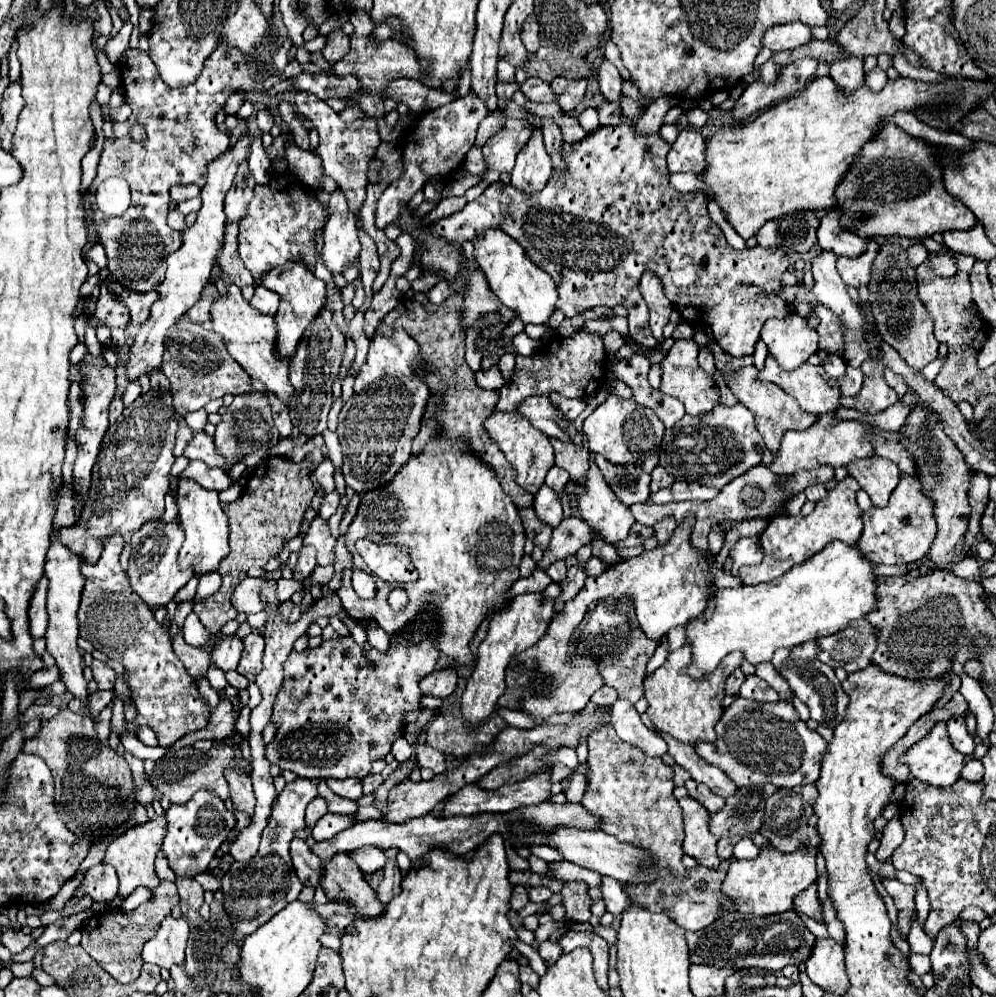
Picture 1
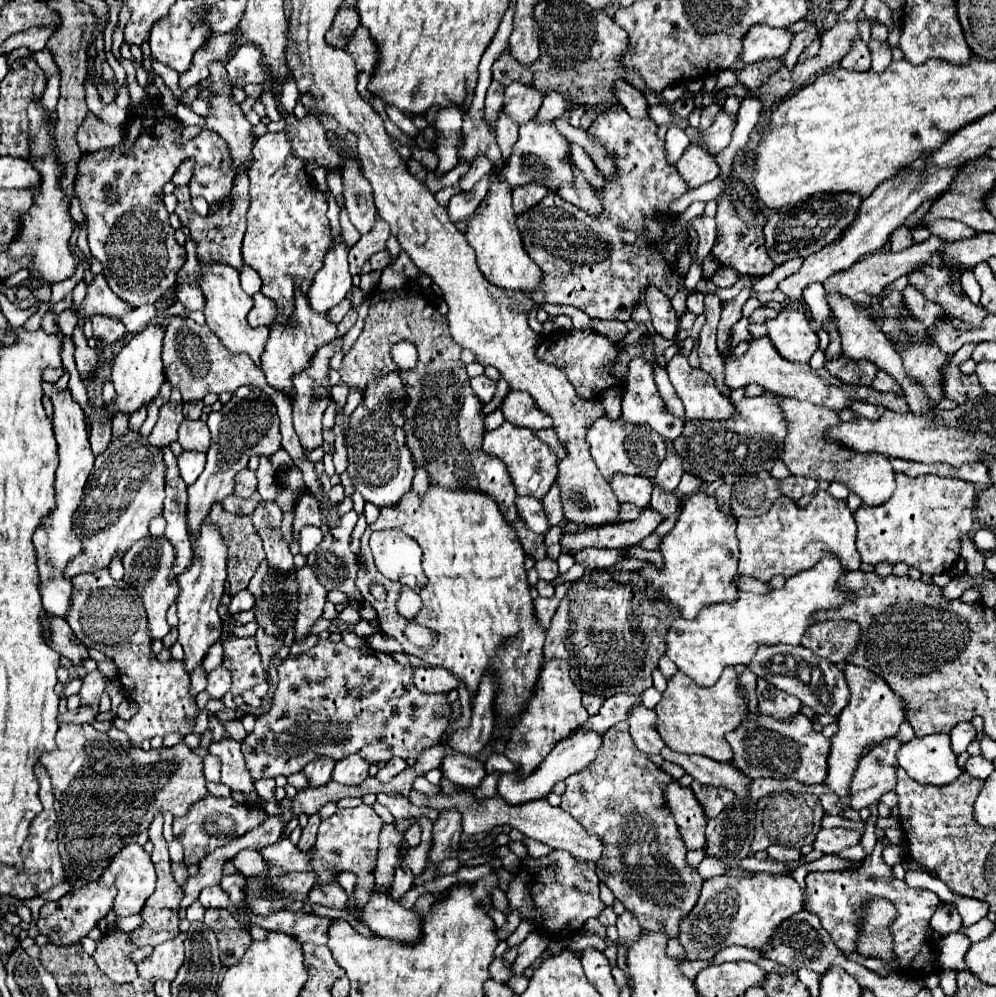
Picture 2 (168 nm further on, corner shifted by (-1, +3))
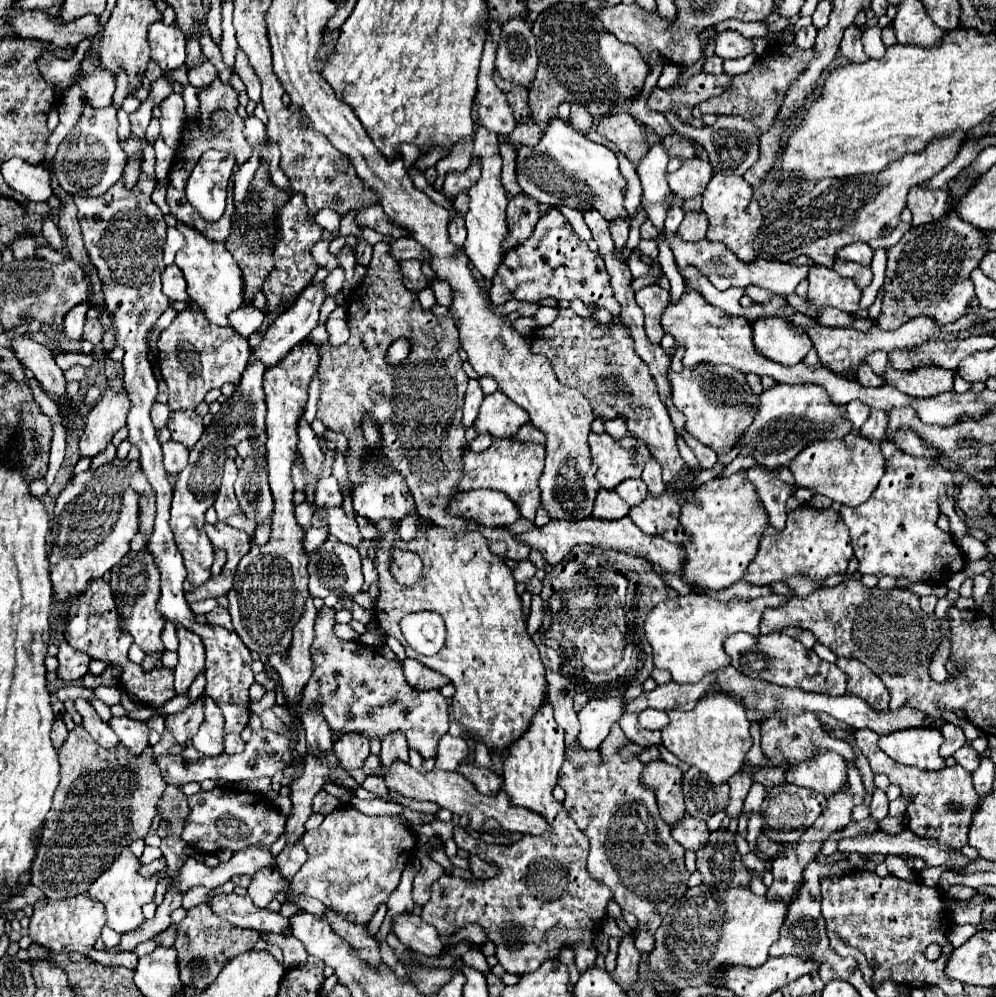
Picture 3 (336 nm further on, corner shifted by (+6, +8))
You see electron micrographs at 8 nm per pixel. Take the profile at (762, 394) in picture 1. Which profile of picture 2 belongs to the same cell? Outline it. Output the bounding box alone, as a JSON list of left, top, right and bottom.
[780,398,896,506]

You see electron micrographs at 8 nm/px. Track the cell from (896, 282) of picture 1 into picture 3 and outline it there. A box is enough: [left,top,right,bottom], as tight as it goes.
[885,363,953,397]

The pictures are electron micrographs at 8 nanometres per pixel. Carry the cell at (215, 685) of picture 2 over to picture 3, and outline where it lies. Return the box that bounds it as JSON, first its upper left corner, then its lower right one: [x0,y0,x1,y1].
[165,695,205,745]

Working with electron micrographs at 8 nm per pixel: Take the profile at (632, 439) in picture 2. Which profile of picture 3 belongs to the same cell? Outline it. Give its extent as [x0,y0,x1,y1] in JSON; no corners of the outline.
[589,433,651,489]

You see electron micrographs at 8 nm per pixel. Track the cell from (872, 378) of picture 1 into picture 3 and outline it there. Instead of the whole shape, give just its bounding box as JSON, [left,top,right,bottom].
[859,409,887,441]

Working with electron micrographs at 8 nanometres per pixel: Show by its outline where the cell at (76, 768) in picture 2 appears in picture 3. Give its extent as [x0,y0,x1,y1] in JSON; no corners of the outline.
[31,725,167,899]

